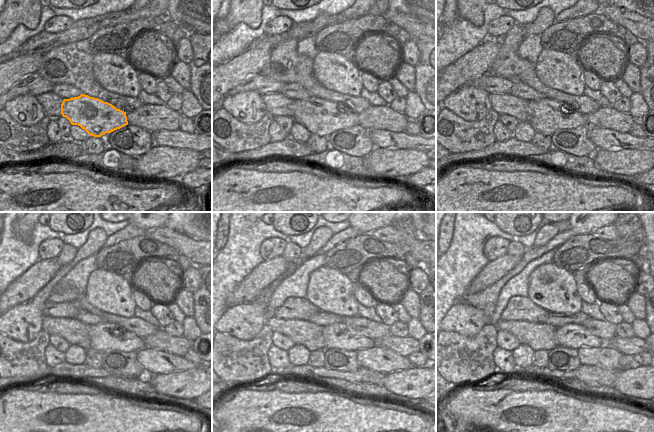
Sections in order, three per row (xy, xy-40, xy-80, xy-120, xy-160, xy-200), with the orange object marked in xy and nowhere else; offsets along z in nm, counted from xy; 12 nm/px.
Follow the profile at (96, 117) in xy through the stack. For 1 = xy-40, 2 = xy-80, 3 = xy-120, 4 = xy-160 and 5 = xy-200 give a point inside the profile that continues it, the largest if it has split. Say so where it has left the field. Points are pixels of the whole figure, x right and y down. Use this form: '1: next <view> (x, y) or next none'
1: next xy-40 (321, 117)
2: next xy-80 (549, 115)
3: next xy-120 (104, 336)
4: next xy-160 (338, 335)
5: next xy-200 (571, 335)

